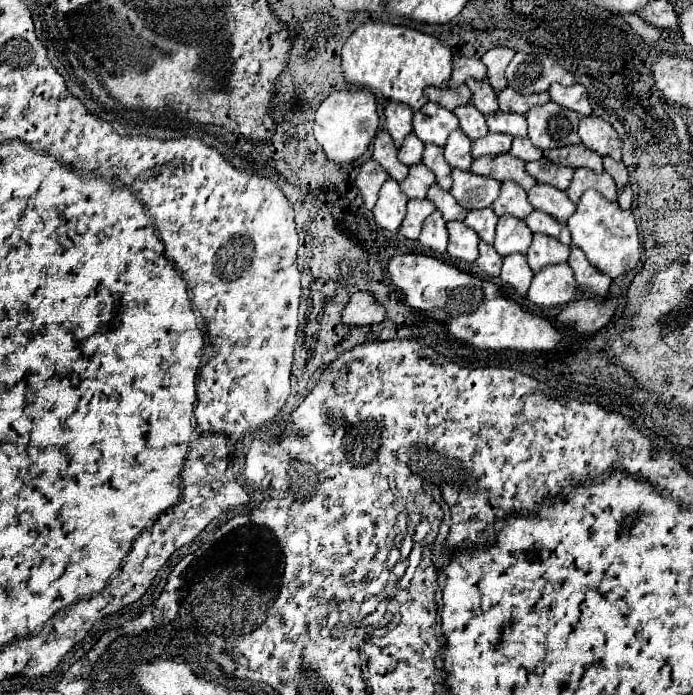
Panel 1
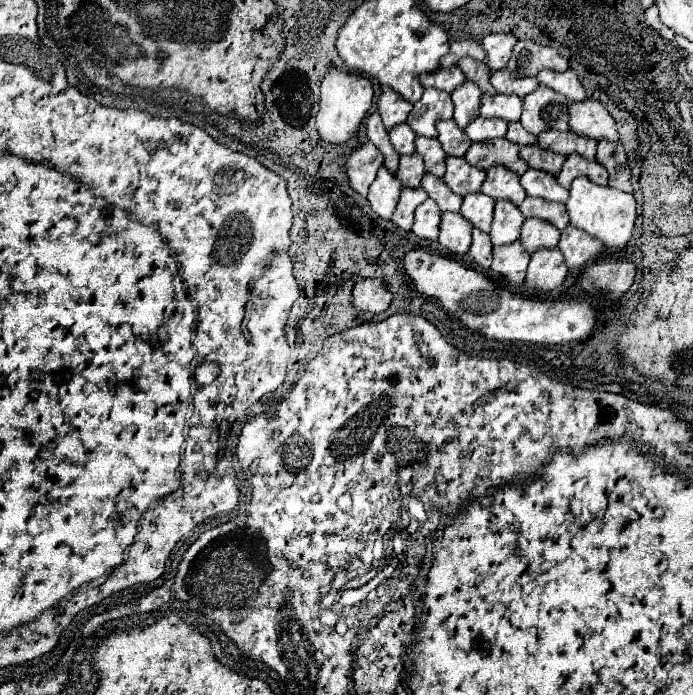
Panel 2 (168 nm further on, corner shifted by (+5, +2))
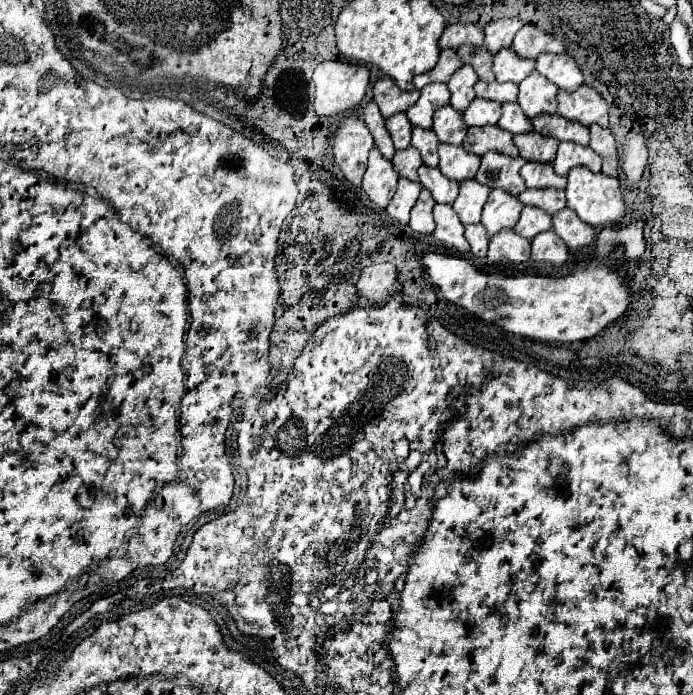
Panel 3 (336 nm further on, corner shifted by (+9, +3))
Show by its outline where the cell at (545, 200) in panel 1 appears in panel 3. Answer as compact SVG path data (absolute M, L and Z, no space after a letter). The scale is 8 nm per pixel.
M525 163L521 177L529 189L565 189L567 177L557 177L551 163Z

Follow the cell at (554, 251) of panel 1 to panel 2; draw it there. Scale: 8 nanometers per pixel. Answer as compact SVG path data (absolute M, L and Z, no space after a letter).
M525 220L521 226L521 242L529 252L537 248L553 248L559 242L559 230L543 220Z

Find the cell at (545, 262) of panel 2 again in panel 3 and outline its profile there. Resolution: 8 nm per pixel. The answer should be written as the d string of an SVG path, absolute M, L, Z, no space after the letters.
M553 229L537 235L537 239L531 241L531 259L533 261L547 261L551 265L561 267L569 261L569 251L565 249L565 243L561 243L561 237Z

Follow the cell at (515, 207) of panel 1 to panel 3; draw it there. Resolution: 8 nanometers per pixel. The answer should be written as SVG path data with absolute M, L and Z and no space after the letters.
M489 151L481 157L481 167L477 171L477 181L481 185L487 185L491 189L503 189L509 195L519 195L525 191L525 183L519 177L519 169L525 163L525 159L513 159L509 155L501 155L495 151Z

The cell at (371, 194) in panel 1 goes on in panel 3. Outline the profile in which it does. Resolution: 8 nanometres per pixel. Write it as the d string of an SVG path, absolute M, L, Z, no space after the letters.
M347 117L339 123L333 143L335 161L341 167L343 177L355 187L361 187L361 179L367 169L367 157L373 147L373 137L359 117Z

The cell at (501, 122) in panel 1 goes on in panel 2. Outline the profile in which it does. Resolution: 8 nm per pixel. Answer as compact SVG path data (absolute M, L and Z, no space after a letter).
M483 94L481 96L481 116L517 122L521 116L521 98L519 96L501 96L501 94L493 94L493 96Z

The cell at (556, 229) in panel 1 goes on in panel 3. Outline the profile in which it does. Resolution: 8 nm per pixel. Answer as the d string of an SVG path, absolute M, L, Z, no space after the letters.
M525 189L521 195L517 195L517 199L523 205L539 207L539 209L543 209L549 215L555 215L561 209L565 209L565 193L563 191L553 191L553 189Z

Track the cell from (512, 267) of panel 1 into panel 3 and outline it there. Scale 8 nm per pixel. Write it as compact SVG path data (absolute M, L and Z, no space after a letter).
M501 231L501 235L495 235L489 243L487 261L489 263L525 263L529 261L531 241L519 237L515 231Z

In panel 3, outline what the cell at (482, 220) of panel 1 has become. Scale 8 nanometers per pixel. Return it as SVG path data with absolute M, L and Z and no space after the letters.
M475 179L461 183L461 191L459 191L459 197L453 203L453 209L461 217L463 225L481 221L481 209L487 201L489 191L491 191L489 187L477 183Z

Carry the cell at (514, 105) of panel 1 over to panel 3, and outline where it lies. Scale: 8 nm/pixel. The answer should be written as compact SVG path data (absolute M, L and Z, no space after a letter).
M511 49L499 51L493 61L493 73L499 83L511 81L511 83L521 83L529 73L535 71L535 61L533 59L517 59Z

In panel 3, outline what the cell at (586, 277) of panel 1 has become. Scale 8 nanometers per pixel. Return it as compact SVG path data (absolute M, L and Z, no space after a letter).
M567 207L553 215L553 229L555 233L565 241L569 251L579 251L595 239L595 229L583 223L575 211L569 211Z

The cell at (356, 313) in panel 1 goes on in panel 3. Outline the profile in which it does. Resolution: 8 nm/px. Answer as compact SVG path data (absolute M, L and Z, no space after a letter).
M381 263L381 265L363 269L363 273L357 281L359 297L363 297L371 303L385 301L387 297L395 295L399 289L401 289L401 285L397 283L395 265L391 265L391 263Z

